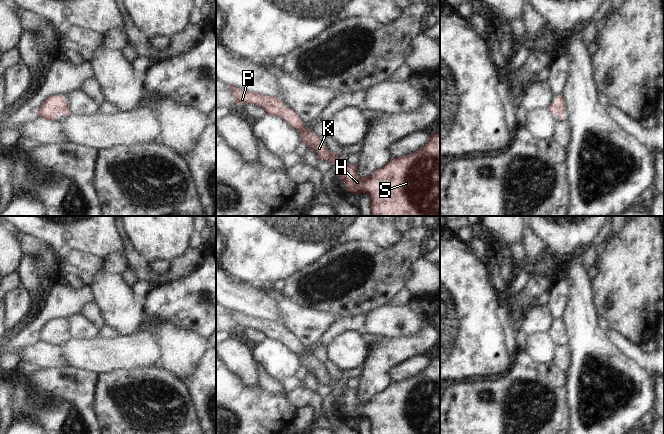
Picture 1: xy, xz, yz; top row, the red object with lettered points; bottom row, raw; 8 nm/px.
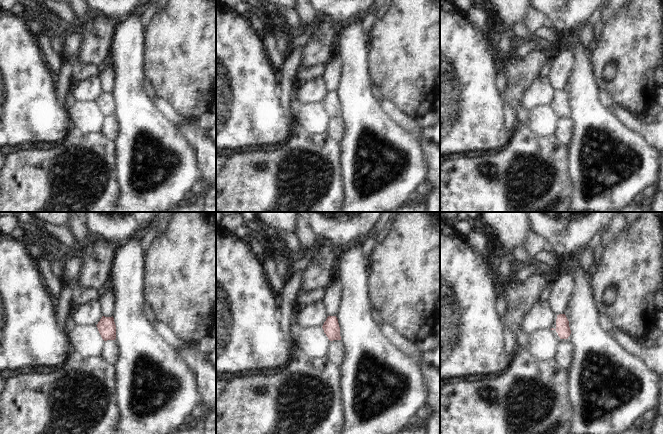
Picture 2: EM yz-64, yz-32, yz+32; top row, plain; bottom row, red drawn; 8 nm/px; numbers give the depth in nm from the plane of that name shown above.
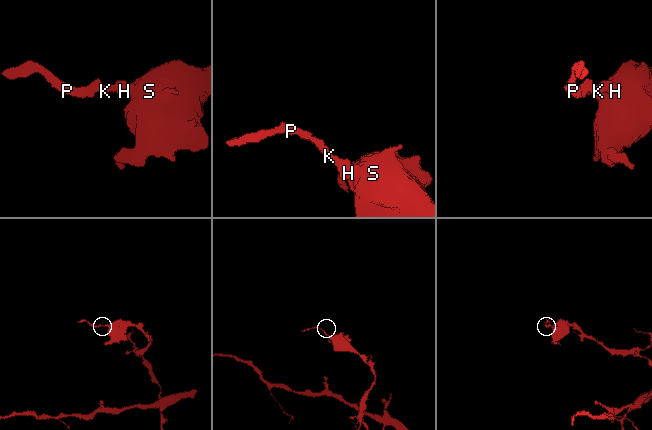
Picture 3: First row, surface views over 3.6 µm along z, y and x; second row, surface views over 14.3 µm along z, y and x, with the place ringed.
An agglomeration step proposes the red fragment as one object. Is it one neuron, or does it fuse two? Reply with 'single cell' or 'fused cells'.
single cell

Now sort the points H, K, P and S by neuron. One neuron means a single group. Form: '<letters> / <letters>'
H K P S

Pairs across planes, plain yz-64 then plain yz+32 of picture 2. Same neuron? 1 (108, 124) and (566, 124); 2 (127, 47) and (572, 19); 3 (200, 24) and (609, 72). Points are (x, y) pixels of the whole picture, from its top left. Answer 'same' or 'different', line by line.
1: same
2: different
3: different

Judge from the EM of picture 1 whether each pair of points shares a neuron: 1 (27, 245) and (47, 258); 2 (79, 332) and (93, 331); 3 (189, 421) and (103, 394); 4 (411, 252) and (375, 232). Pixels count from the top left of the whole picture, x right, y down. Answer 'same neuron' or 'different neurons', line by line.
1: same neuron
2: same neuron
3: same neuron
4: different neurons

